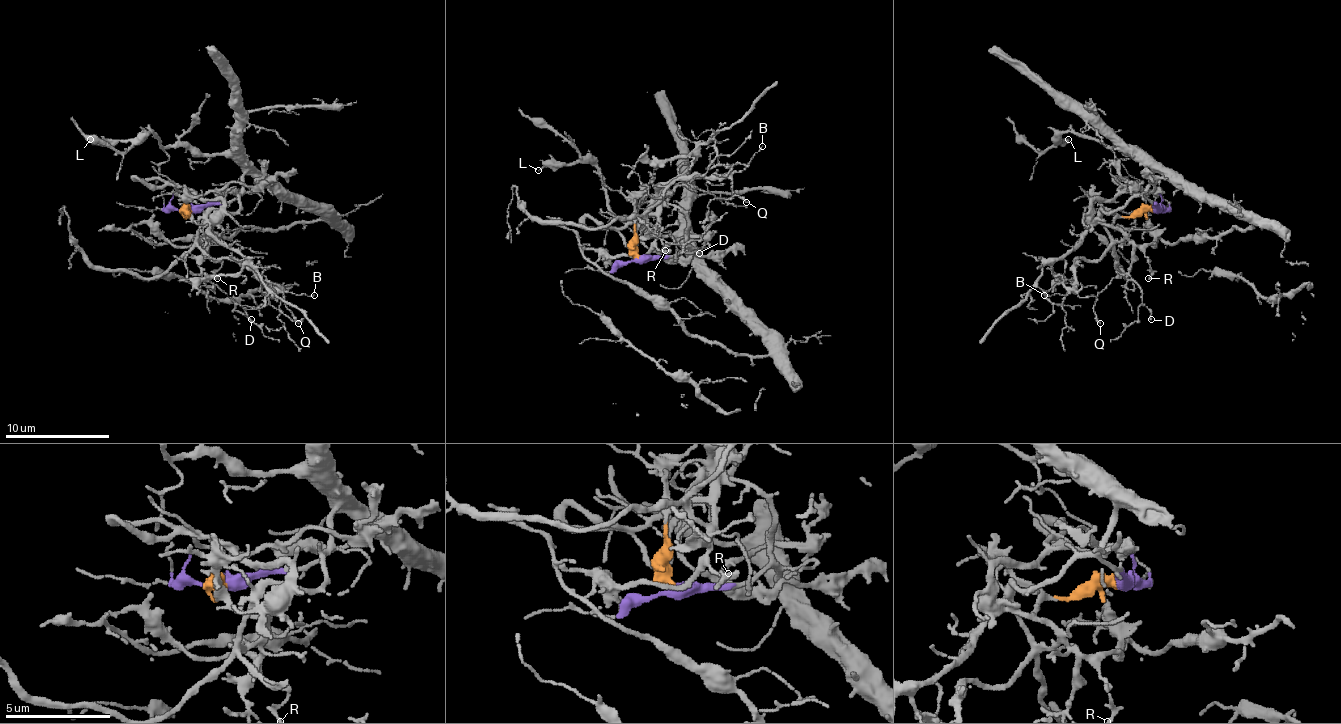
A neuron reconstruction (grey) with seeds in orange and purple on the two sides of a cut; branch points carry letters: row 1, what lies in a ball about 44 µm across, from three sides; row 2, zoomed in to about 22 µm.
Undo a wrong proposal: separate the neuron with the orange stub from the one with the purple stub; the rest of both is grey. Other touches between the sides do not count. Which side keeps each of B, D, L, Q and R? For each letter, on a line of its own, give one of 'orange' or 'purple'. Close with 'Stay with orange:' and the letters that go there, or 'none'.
B: orange
D: orange
L: purple
Q: orange
R: orange
Stay with orange: B, D, Q, R

